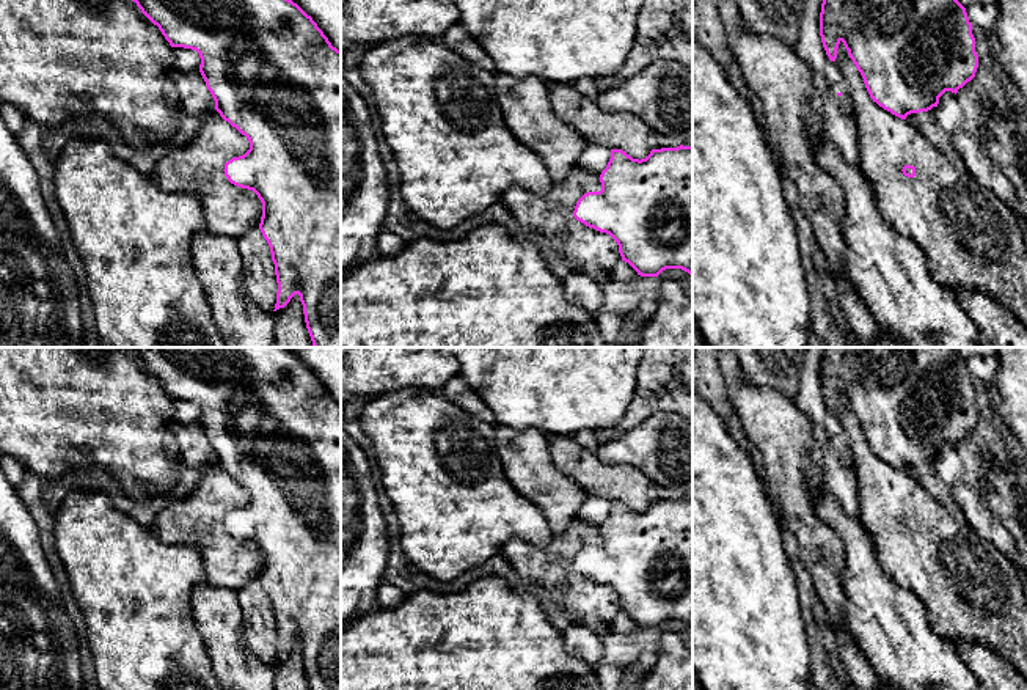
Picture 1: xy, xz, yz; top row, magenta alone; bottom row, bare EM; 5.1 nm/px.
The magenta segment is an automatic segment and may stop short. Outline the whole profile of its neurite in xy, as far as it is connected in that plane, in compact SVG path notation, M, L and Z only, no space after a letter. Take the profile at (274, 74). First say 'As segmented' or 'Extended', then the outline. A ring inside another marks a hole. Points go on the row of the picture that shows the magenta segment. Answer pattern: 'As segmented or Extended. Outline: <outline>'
As segmented. Outline: M132 0L159 27L171 47L199 53L199 72L215 101L220 116L250 141L250 149L225 163L225 176L237 187L253 190L262 203L259 229L267 240L278 283L275 310L284 308L298 294L308 333L314 347L341 347L341 50L331 46L323 31L292 0Z

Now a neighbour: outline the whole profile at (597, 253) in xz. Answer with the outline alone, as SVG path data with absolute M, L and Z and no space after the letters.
M575 165L548 192L512 187L501 203L518 226L529 229L529 236L546 236L557 253L579 266L578 272L598 277L609 275L622 261L619 245L609 234L578 222L573 211L584 193L600 190L600 176Z

